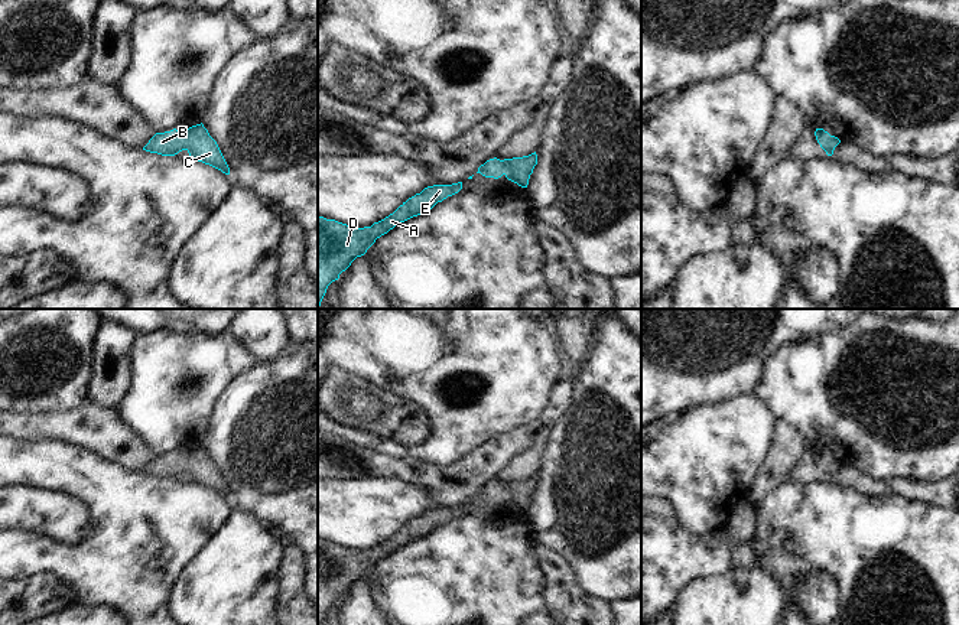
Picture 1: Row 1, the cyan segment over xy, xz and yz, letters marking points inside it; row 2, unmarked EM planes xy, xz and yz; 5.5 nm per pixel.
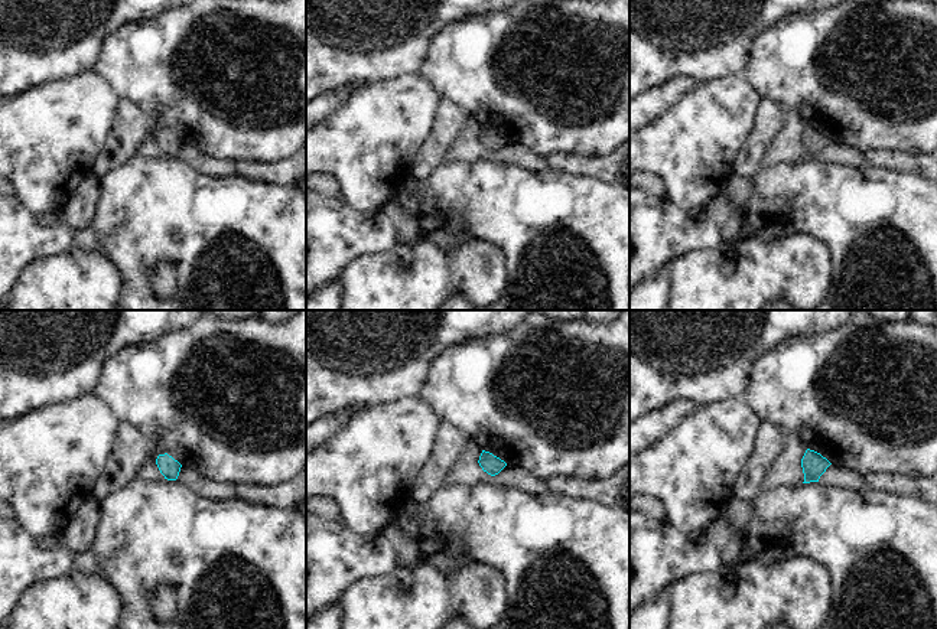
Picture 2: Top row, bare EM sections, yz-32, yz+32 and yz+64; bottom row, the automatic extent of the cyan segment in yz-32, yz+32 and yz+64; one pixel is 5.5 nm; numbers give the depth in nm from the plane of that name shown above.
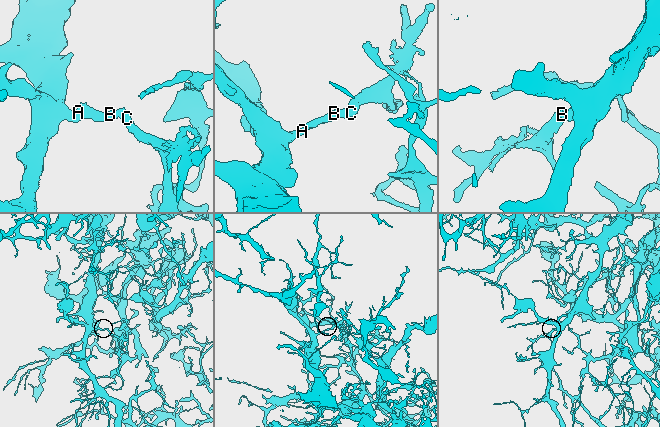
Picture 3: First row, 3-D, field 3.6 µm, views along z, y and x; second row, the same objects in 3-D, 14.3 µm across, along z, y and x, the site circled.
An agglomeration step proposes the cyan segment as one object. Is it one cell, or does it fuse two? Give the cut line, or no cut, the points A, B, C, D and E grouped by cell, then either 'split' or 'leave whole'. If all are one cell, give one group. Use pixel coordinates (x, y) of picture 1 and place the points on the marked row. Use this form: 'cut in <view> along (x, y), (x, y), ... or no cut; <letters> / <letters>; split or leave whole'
no cut; A B C D E; leave whole

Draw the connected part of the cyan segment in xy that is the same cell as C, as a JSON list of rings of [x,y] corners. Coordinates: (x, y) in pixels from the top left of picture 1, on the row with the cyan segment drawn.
[[[202,123],[183,128],[182,131],[173,128],[170,131],[156,133],[143,150],[162,156],[175,156],[186,150],[195,160],[230,175],[230,167],[217,141],[209,136]]]

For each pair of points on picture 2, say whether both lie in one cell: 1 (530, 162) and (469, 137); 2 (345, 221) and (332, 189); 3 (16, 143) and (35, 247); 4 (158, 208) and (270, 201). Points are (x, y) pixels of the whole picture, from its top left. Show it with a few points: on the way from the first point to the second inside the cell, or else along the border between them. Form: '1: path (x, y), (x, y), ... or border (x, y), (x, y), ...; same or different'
1: path (514, 156), (482, 153); same
2: border (321, 194), (325, 196), (340, 196); different
3: border (15, 195), (35, 214), (52, 209), (61, 211); different
4: path (185, 208), (230, 208), (243, 205); same

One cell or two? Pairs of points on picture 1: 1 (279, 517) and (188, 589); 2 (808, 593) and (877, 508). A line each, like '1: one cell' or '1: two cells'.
1: two cells
2: two cells

